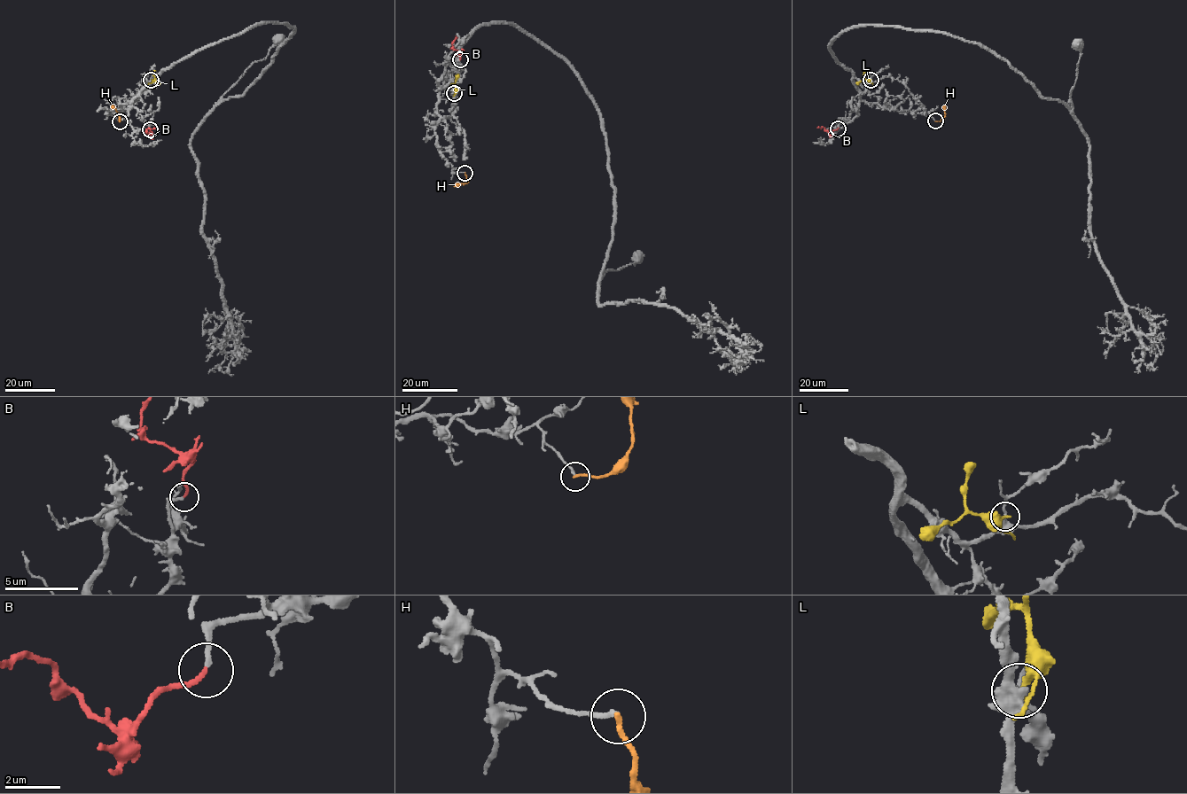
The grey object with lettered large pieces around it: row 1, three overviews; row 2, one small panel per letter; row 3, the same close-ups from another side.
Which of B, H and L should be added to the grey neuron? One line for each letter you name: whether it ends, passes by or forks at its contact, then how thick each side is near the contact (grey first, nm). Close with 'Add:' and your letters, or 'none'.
B: It ends there. Thickness 200 nm (grey) against 180 nm
Add: B

